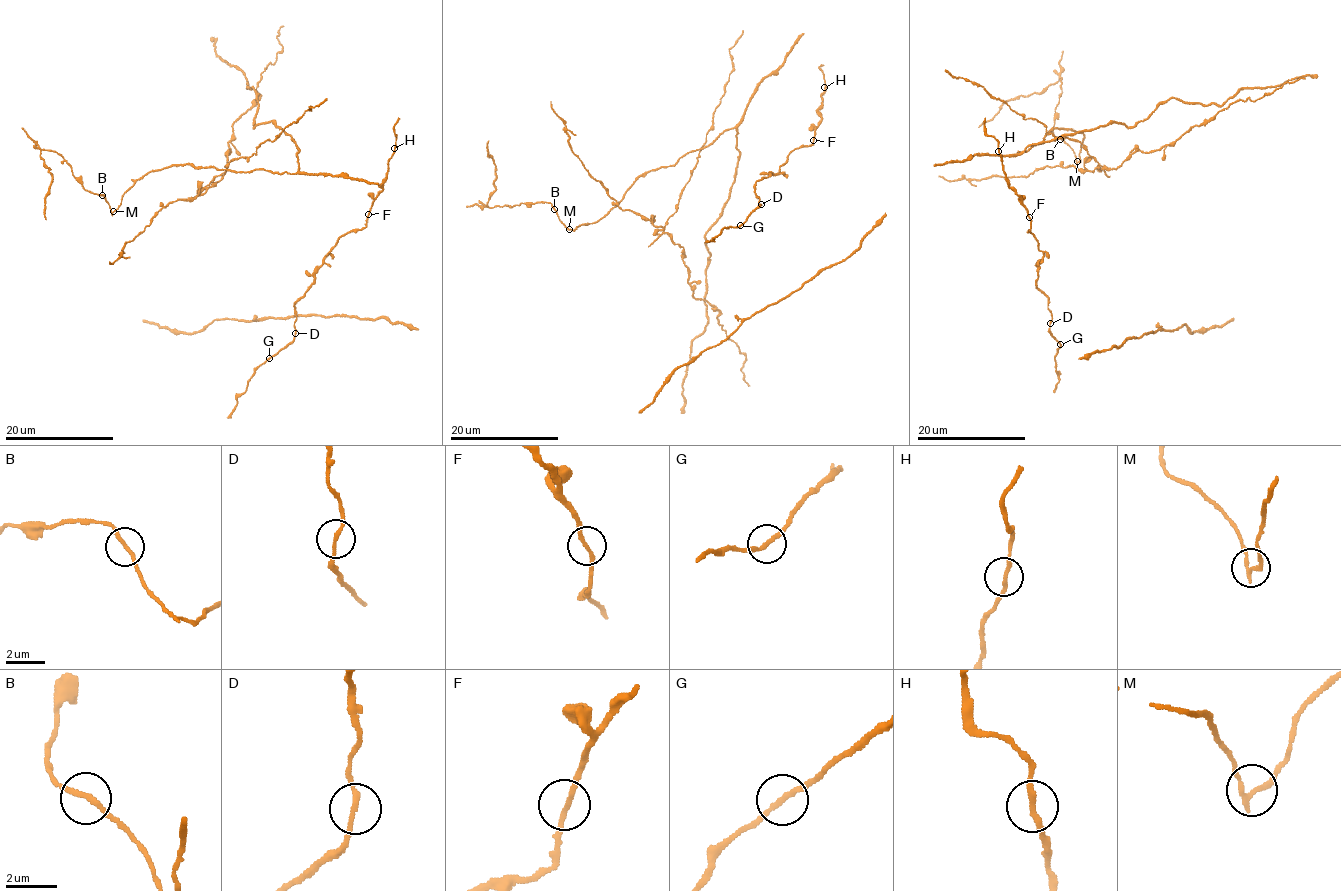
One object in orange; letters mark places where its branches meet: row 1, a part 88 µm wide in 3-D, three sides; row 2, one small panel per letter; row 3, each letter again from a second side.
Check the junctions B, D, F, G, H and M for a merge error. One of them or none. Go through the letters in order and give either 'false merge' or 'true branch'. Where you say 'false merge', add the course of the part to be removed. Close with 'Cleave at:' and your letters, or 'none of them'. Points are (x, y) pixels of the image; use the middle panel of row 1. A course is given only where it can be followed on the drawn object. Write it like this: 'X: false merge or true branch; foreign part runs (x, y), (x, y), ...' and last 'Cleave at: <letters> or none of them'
B: true branch
D: true branch
F: true branch
G: true branch
H: true branch
M: false merge
Cleave at: M

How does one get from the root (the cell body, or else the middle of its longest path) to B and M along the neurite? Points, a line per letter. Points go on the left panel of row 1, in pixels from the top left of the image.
B: (307, 173), (257, 170), (243, 172), (180, 163), (139, 177), (114, 211), (102, 195)
M: (307, 173), (257, 170), (243, 172), (177, 164), (139, 177), (126, 191), (121, 205), (113, 211)

